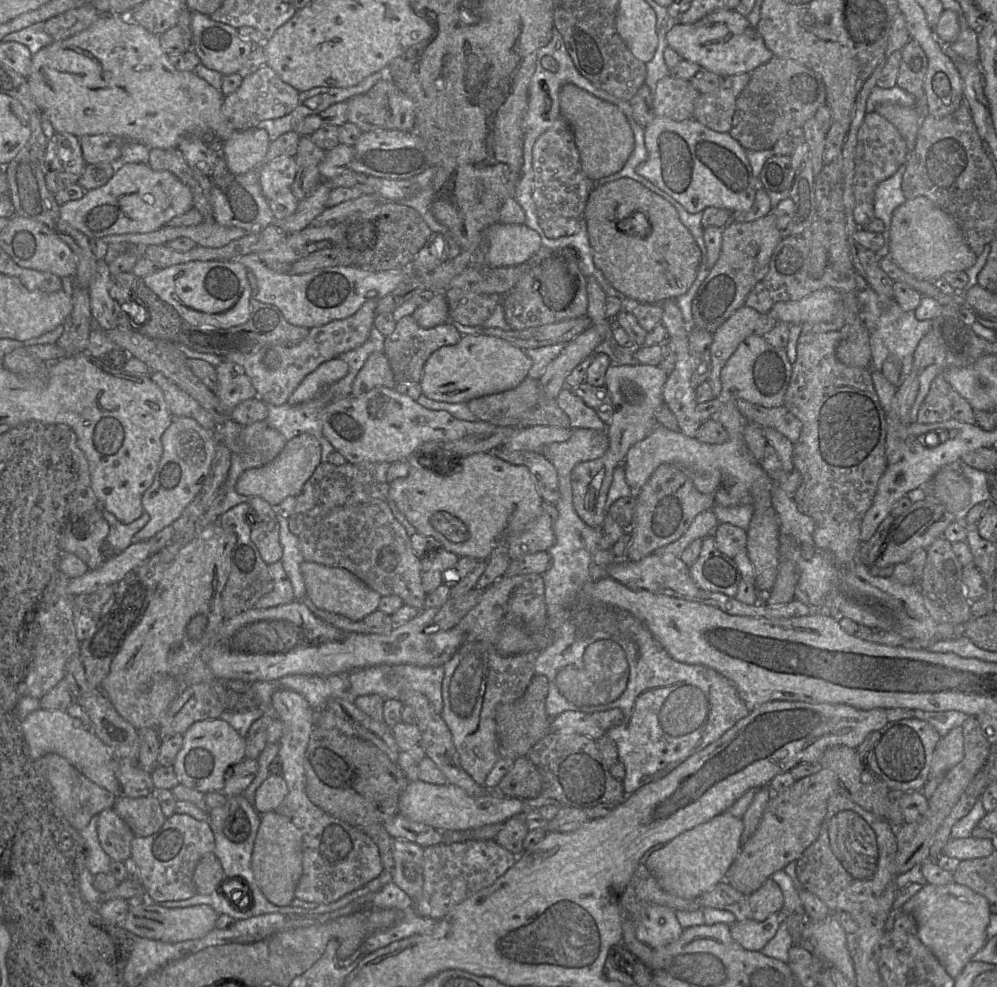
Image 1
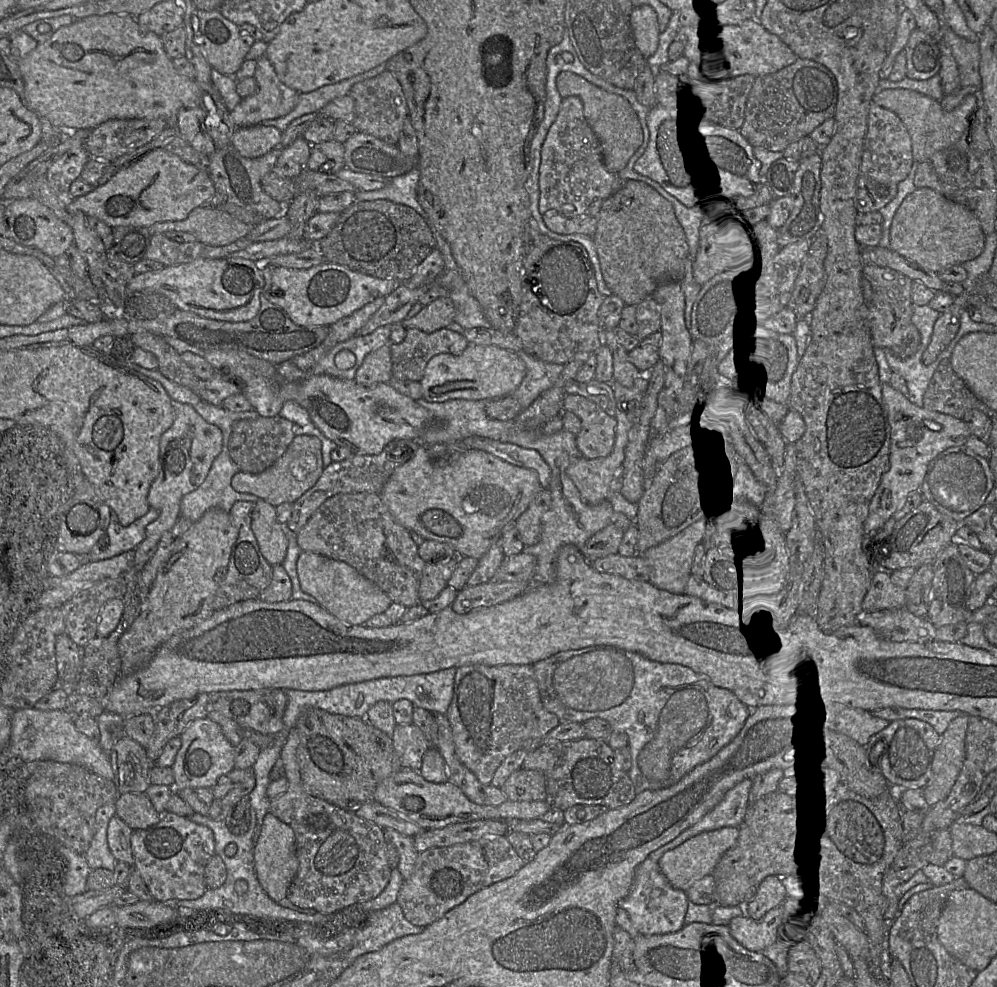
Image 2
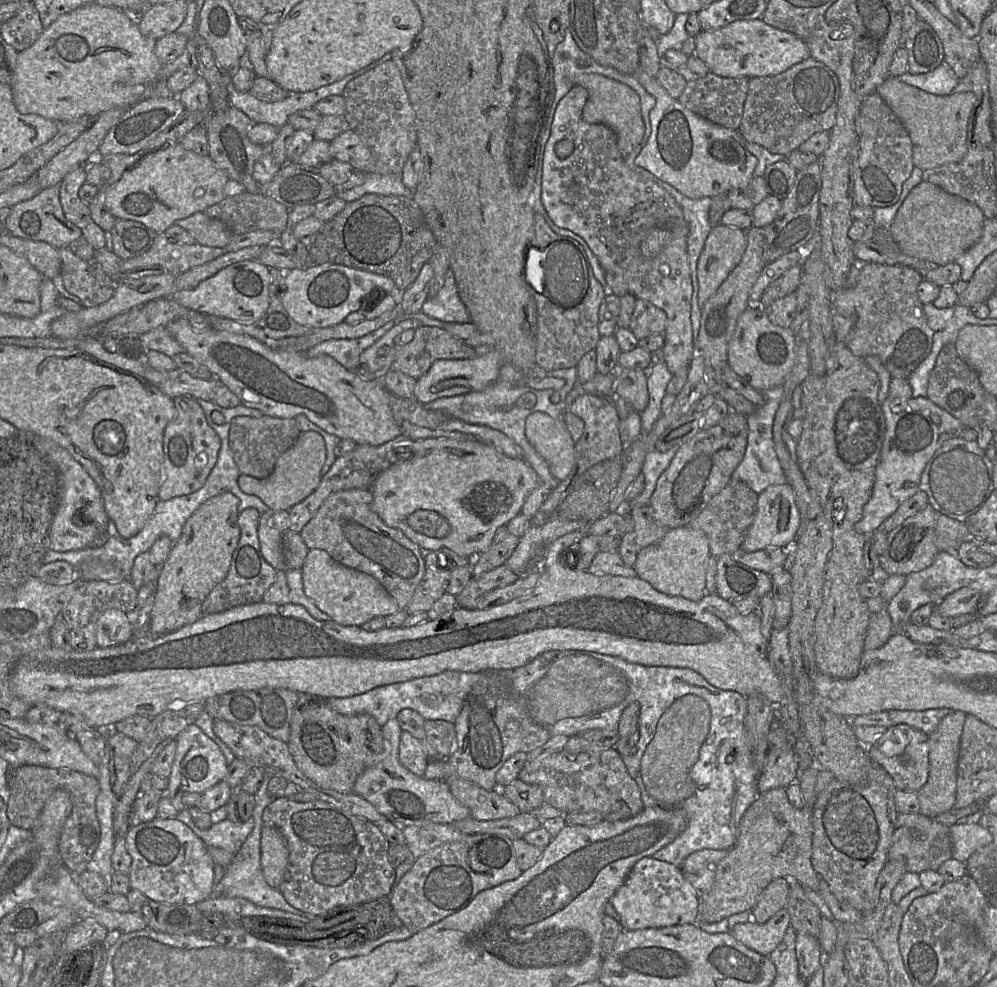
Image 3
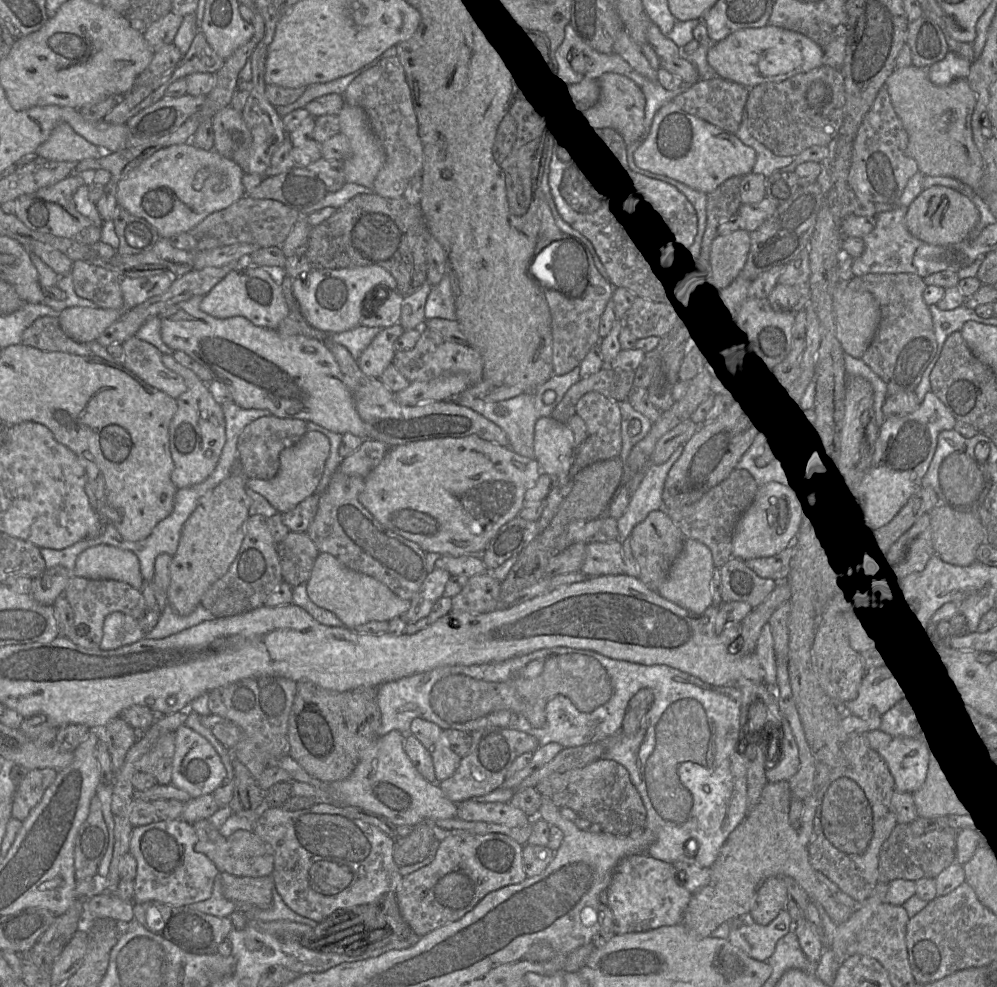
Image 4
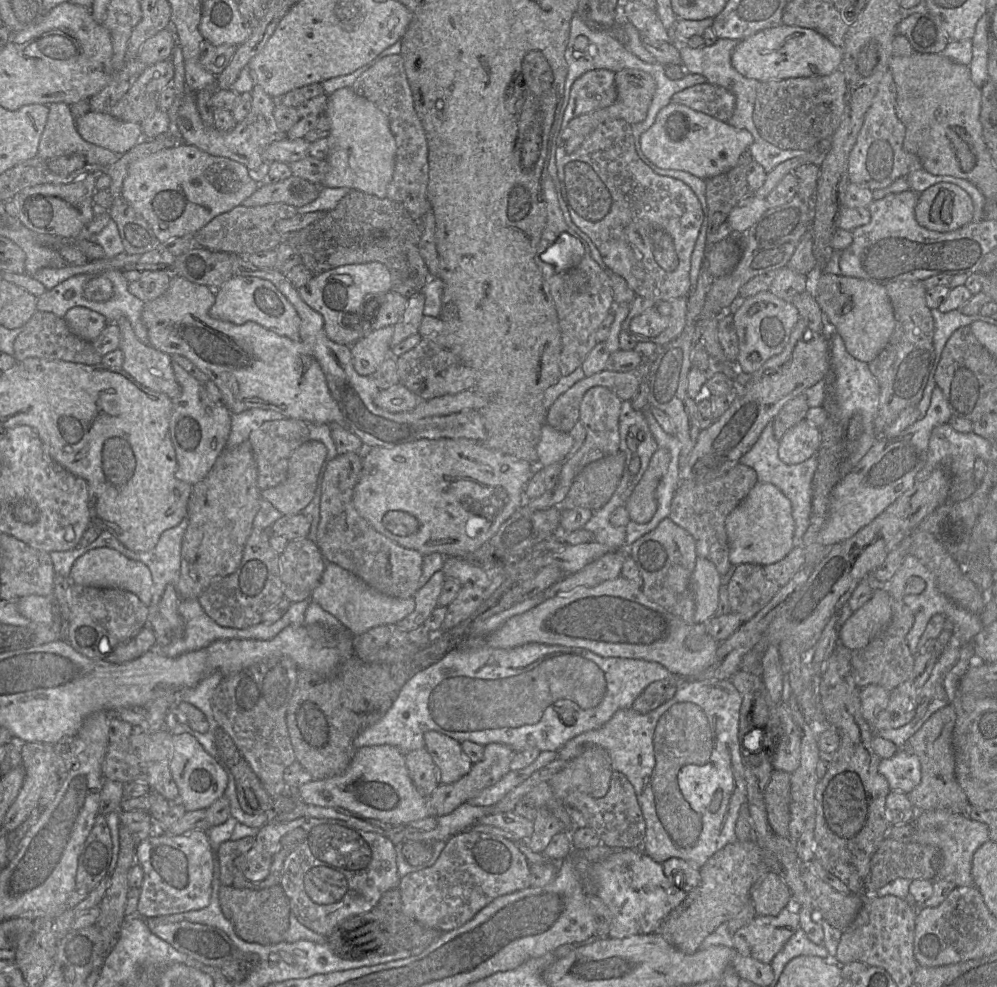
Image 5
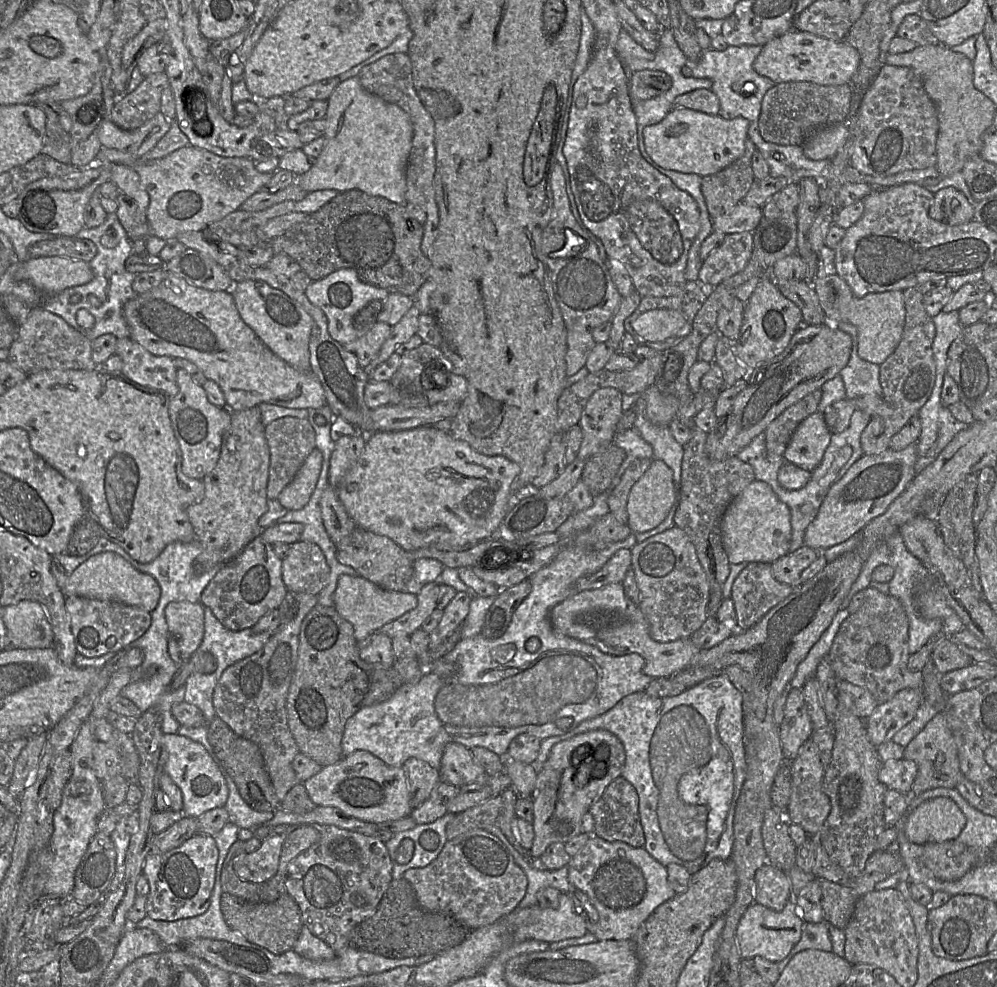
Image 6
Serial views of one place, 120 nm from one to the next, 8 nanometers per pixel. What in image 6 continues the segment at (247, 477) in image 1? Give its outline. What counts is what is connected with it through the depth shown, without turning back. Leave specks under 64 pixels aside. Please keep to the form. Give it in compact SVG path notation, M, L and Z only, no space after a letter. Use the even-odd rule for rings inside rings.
M314 448L296 473L293 480L282 490L277 501L288 511L306 506L316 487L322 468L323 456Z

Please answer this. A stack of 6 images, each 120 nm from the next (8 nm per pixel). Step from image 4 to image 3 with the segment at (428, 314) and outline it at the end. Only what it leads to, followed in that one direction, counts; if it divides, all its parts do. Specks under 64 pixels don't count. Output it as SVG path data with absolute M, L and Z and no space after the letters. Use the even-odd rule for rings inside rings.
M449 268L444 284L434 297L428 297L421 312L444 323L469 323L469 313L461 301L453 271Z

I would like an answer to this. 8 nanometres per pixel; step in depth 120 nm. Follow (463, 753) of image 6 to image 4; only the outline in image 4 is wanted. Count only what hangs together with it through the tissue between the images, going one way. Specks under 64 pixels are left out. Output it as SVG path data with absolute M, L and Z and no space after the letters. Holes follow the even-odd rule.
M415 718L410 733L429 751L437 783L450 778L458 769L461 757L449 747L443 729L431 721Z

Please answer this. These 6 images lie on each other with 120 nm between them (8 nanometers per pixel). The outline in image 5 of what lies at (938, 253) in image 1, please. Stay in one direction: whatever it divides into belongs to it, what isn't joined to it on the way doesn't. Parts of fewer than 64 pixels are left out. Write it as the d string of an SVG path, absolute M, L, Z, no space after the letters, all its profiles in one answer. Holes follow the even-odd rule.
M937 183L918 195L915 218L920 226L951 232L973 221L974 205L969 194L951 183Z

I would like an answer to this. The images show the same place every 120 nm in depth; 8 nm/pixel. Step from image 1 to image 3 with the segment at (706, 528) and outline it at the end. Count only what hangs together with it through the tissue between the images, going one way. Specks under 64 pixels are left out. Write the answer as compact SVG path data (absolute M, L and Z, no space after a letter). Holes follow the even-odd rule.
M679 527L669 530L658 542L640 549L634 570L639 578L663 594L699 601L707 594L705 561L710 554L709 541L701 530Z

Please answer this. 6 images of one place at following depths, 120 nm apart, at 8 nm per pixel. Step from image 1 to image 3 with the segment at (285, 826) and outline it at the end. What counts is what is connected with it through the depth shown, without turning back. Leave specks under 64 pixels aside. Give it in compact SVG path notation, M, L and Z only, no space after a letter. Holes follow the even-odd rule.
M263 826L260 840L260 863L267 884L279 890L288 866L289 851L284 837L272 827Z

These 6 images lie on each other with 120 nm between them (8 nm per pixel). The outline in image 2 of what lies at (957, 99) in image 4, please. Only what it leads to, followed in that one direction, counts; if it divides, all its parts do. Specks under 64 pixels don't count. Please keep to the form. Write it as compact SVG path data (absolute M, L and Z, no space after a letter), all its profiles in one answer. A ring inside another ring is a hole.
M907 89L879 90L873 95L871 101L894 112L905 125L911 138L913 161L917 163L955 144L966 130L968 118L976 106L976 97L967 95L955 109L945 111L941 107L940 100Z

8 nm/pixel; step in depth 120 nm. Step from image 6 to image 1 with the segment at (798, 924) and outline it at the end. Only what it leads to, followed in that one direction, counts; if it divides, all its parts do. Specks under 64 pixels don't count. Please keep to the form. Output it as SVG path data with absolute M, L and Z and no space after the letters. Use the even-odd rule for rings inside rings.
M782 911L771 914L764 921L754 919L736 921L730 926L731 935L744 949L761 951L776 935L782 921Z

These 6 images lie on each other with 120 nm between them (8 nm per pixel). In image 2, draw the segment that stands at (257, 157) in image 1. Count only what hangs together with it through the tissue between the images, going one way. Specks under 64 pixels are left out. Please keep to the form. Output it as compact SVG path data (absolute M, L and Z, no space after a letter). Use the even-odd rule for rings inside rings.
M258 124L241 127L234 133L231 144L241 156L257 158L280 146L281 134L282 132L272 126Z

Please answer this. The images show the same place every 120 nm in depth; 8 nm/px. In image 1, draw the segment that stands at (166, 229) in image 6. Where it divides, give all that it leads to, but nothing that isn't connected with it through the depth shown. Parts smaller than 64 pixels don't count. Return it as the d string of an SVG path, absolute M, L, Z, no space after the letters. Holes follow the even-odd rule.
M125 163L116 166L112 177L104 185L85 191L79 199L59 205L59 216L86 237L100 238L113 234L152 232L192 208L191 190L174 174L153 170L147 163Z

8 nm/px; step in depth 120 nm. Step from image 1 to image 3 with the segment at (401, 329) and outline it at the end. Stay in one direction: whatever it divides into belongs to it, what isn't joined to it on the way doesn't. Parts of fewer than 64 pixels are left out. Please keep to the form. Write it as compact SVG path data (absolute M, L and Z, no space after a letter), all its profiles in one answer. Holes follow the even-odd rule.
M418 326L415 328L414 337L409 343L395 346L392 369L418 380L438 359L464 360L475 358L477 355L477 350L456 339L444 328Z

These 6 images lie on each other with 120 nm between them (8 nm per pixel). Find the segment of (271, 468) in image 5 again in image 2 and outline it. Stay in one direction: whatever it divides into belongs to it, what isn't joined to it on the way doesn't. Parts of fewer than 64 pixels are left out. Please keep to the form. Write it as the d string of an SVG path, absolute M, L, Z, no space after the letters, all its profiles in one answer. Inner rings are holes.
M280 416L255 417L234 423L228 449L240 472L258 474L271 467L287 450L294 437L293 423Z

